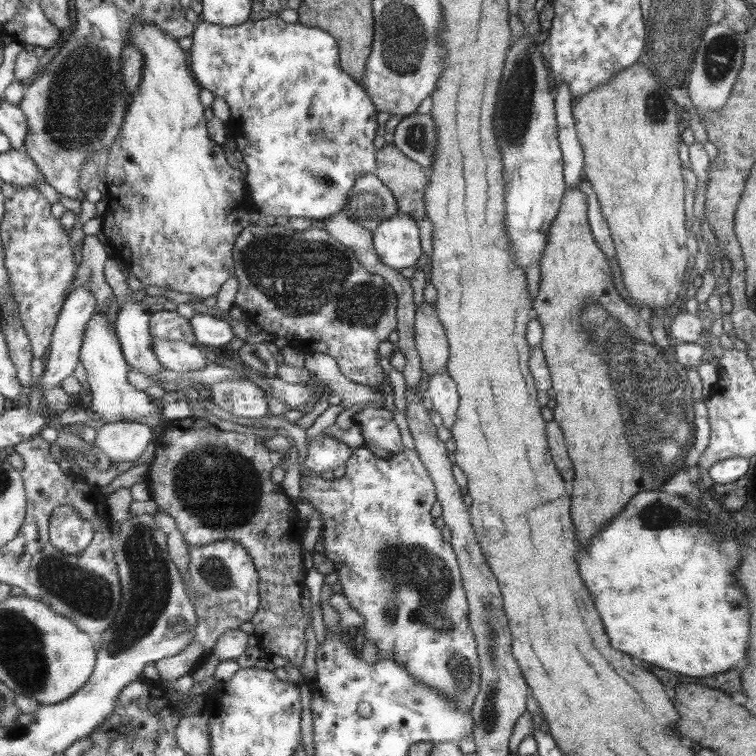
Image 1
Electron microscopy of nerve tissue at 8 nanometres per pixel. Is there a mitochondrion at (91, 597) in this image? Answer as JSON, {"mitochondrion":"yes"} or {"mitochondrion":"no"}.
{"mitochondrion":"yes"}

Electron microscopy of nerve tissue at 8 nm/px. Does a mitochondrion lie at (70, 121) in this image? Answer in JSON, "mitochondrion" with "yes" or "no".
{"mitochondrion":"yes"}

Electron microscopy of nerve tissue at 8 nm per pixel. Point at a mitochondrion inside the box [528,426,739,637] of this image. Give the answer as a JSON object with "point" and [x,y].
{"point":[654,514]}

